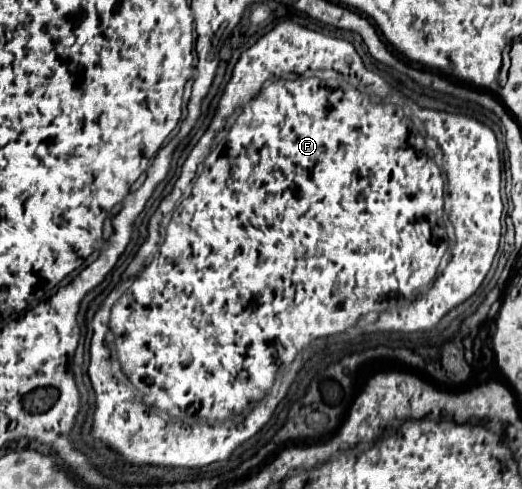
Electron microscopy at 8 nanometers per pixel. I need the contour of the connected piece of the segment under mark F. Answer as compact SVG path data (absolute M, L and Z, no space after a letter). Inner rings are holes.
M281 21L281 23L277 23L277 25L275 25L275 27L273 27L273 29L271 29L271 31L269 31L269 33L265 33L265 35L263 35L263 37L259 37L259 39L257 39L257 43L255 43L255 45L251 45L251 47L249 47L249 49L247 49L247 51L245 51L245 53L241 53L241 57L239 57L239 61L237 61L237 65L235 65L235 69L233 69L233 77L231 77L231 81L229 81L229 82L228 82L228 84L227 84L227 85L226 85L226 87L225 87L225 90L224 90L224 91L223 91L223 94L222 94L222 96L221 96L221 98L220 98L220 100L219 100L219 104L218 104L218 106L217 106L217 109L216 109L216 111L215 111L215 114L214 114L214 115L213 115L213 119L211 119L211 123L210 123L210 125L209 125L209 127L208 127L208 129L207 129L207 130L206 130L206 131L205 131L205 133L204 133L204 134L203 134L203 135L202 135L202 137L201 137L201 138L200 138L200 139L199 139L199 141L198 141L198 143L197 143L197 145L195 145L195 146L194 146L194 148L193 148L193 149L192 149L192 150L191 150L191 152L190 152L190 153L189 153L189 155L188 155L188 157L187 157L187 159L186 159L186 160L185 160L185 162L184 162L184 164L183 164L183 167L182 167L182 171L181 171L181 175L180 175L180 177L179 177L179 178L178 178L178 180L177 180L177 181L176 181L176 183L175 183L175 185L174 185L174 187L173 187L173 189L172 189L172 191L171 191L171 192L170 192L170 194L169 194L169 195L167 195L167 196L166 196L166 197L165 197L165 198L164 198L164 199L163 199L163 200L162 200L162 201L161 201L161 203L160 203L160 204L159 204L159 207L158 207L158 209L157 209L157 210L156 210L156 211L155 211L155 213L154 213L154 214L153 214L153 216L152 216L152 217L151 217L151 219L150 219L150 221L149 221L149 224L148 224L148 234L147 234L147 238L146 238L146 240L145 240L145 242L144 242L144 243L143 243L143 245L142 245L142 246L141 246L141 247L140 247L140 248L139 248L139 250L138 250L138 251L137 251L137 254L136 254L136 256L134 256L134 258L133 258L133 260L132 260L132 262L131 262L131 264L129 264L129 266L128 266L128 267L127 267L127 269L126 269L126 270L125 270L125 272L124 272L124 274L123 274L123 278L124 278L124 277L125 277L125 275L126 275L126 278L133 278L133 283L131 283L131 287L129 287L129 289L127 289L127 291L125 291L125 293L123 293L123 295L121 295L121 297L119 297L119 299L117 299L117 303L115 303L115 305L113 305L113 307L111 307L111 317L109 317L109 319L108 319L108 318L106 318L106 317L108 317L108 316L103 316L103 317L102 317L102 316L99 316L99 315L100 315L100 313L98 313L98 312L103 312L103 313L104 313L104 314L105 314L105 311L103 311L103 308L101 308L101 307L103 307L103 305L101 305L101 306L99 306L99 310L98 310L98 311L97 311L97 312L96 312L96 314L95 314L95 316L94 316L94 317L93 317L93 319L92 319L92 320L91 320L91 322L90 322L90 323L91 323L91 324L90 324L90 325L91 325L91 326L92 326L92 327L93 327L93 328L94 328L94 333L93 333L93 336L92 336L92 339L91 339L91 343L90 343L90 364L89 364L89 368L88 368L88 371L87 371L87 374L88 374L88 376L89 376L89 379L90 379L90 381L91 381L91 385L93 385L93 391L95 391L95 411L93 411L93 427L91 427L91 437L93 437L93 439L97 439L97 441L101 441L101 443L105 443L105 445L107 445L107 447L109 447L109 449L111 449L111 451L113 451L113 453L115 453L115 455L119 455L119 457L121 457L121 461L123 461L123 463L127 463L127 465L153 465L153 467L187 467L187 469L195 469L195 467L205 467L205 465L211 465L211 463L215 463L215 461L225 461L225 459L229 459L229 455L231 455L231 453L233 453L233 451L235 451L235 449L237 449L237 447L239 447L239 445L243 445L243 443L245 443L245 441L247 441L247 439L251 439L251 437L253 437L253 435L255 435L255 433L257 433L257 431L261 431L261 429L263 429L263 425L265 425L265 423L267 423L267 421L269 421L269 419L271 419L271 417L272 417L272 416L273 416L273 414L274 414L274 413L275 413L275 409L276 409L276 408L277 408L277 406L278 406L278 405L279 405L279 401L282 401L282 400L283 400L283 399L284 399L284 398L285 398L285 397L286 397L286 395L287 395L287 393L288 393L288 391L289 391L289 388L290 388L290 386L291 386L291 385L292 385L292 383L293 383L293 382L294 382L294 381L295 381L295 379L296 379L296 375L297 375L297 373L298 373L298 371L299 371L299 369L300 369L300 367L301 367L301 365L303 365L303 364L304 364L304 363L305 363L305 361L307 361L307 360L308 360L308 358L309 358L309 356L310 356L310 359L311 359L311 358L312 358L312 355L313 355L313 353L311 353L311 352L310 352L310 351L309 351L309 352L308 352L308 353L304 353L304 354L303 354L303 356L302 356L302 357L298 357L298 358L296 358L296 360L295 360L295 357L297 357L297 355L301 355L301 353L303 353L303 351L305 351L305 347L309 347L309 345L311 345L311 343L313 343L313 341L315 341L315 339L319 339L319 337L329 337L329 335L339 335L339 333L345 333L345 331L347 331L347 329L351 329L351 330L349 330L349 342L350 342L350 341L352 341L352 340L353 340L353 339L354 339L354 338L356 338L356 337L357 337L357 336L359 336L359 335L362 335L362 334L365 334L365 333L375 333L375 332L383 332L383 333L390 333L390 332L395 332L395 333L399 333L399 331L401 331L401 333L415 333L415 331L433 331L433 329L435 329L435 327L437 327L437 323L439 323L439 321L441 321L441 319L443 319L443 315L447 315L447 313L449 313L449 311L451 311L451 309L453 309L453 307L457 307L457 305L459 305L459 303L463 303L463 301L467 301L467 299L469 299L469 297L471 297L471 295L473 295L473 293L475 293L475 291L477 291L477 289L479 289L479 285L481 285L481 283L483 283L483 279L485 279L485 275L487 275L487 271L489 271L489 267L491 267L491 263L493 263L493 257L495 257L495 255L493 255L493 251L495 251L495 253L497 253L497 247L499 247L499 242L500 242L500 239L501 239L501 215L503 215L503 209L504 209L504 206L503 206L503 201L501 201L501 155L499 155L499 143L497 143L497 137L495 137L495 133L493 133L493 131L491 131L491 129L489 129L489 127L487 127L487 125L485 125L485 123L481 123L481 121L477 121L477 119L475 119L475 117L469 117L469 115L463 115L463 113L447 113L447 111L435 111L435 109L415 109L415 113L417 113L417 115L419 115L419 117L421 117L421 119L423 119L423 123L425 123L425 130L426 130L426 132L427 132L427 136L429 136L429 137L425 137L425 141L426 141L426 148L425 148L425 149L424 149L424 150L422 150L422 151L417 151L417 149L415 149L415 147L413 147L413 145L411 145L411 143L409 143L409 135L411 135L411 133L409 133L409 123L411 123L411 119L409 119L409 117L407 117L407 115L405 115L405 113L403 113L403 109L401 109L401 107L399 107L399 105L397 105L397 103L395 103L395 105L393 105L393 103L389 103L389 101L385 101L385 99L381 99L381 97L375 97L375 95L371 95L371 93L365 93L365 89L361 89L361 91L359 91L359 89L355 89L355 85L351 85L351 83L349 83L349 81L347 81L347 79L343 79L343 77L341 77L341 79L327 79L327 81L321 81L321 79L317 79L317 77L309 77L309 79L305 79L305 77L303 77L303 75L301 75L301 73L305 73L305 71L307 71L307 69L335 69L335 71L339 71L339 73L341 73L341 75L343 75L343 77L345 77L345 75L349 75L349 73L355 73L355 75L359 75L359 79L361 79L361 83L363 83L363 85L369 85L369 87L371 87L371 89L373 89L373 93L377 93L377 95L381 95L381 97L387 97L387 95L389 95L389 85L387 85L387 81L385 81L385 79L381 79L381 77L377 77L377 75L375 75L375 73L371 73L371 71L367 71L367 69L365 69L365 67L363 67L363 61L361 61L361 57L359 57L359 55L357 55L357 51L355 51L355 47L353 47L353 45L351 45L351 43L347 43L347 41L341 41L341 39L335 39L335 37L327 37L327 35L323 35L323 33L317 33L317 31L311 31L311 29L307 29L307 27L303 27L303 25L299 25L299 23L295 23L295 21ZM287 73L297 73L297 77L295 77L295 79L275 79L275 81L273 81L273 77L279 77L279 75L281 75L281 77L287 77ZM241 105L245 105L245 107L243 107L243 111L241 111L241 115L239 115L239 117L237 117L237 121L235 121L235 125L231 125L231 129L229 129L229 131L227 131L227 135L225 135L225 139L221 139L221 141L219 141L219 143L217 143L217 145L215 145L215 147L212 147L212 146L213 146L213 144L214 144L214 138L215 138L215 135L217 135L217 133L219 133L219 131L221 131L221 129L223 129L223 125L225 125L225 119L227 119L227 117L229 117L229 115L231 115L231 113L233 113L233 111L235 111L235 109L237 109L237 107L241 107ZM201 165L203 165L203 171L201 171L201 173L199 173L199 175L197 175L197 171L198 171L198 169L199 169L199 168L198 168L198 167L201 167ZM185 187L191 187L191 191L189 191L189 193L185 193L185 191L183 191L183 189L185 189ZM161 223L165 223L165 225L167 225L167 227L165 227L165 241L163 241L163 245L161 245L161 247L160 247L160 244L161 244L161 235L160 235L160 229L161 229L161 227L160 227L160 224L161 224ZM391 303L395 303L395 309L389 309L389 305L391 305ZM111 333L113 333L113 339L115 339L115 341L113 341L113 343L115 343L115 353L117 353L117 363L119 363L119 367L121 367L121 373L123 373L123 375L125 375L125 377L127 377L127 379L129 379L129 381L121 381L121 373L117 373L117 371L113 371L113 373L109 373L109 365L113 365L113 359L111 359L111 351L107 351L107 353L106 353L106 352L105 352L105 349L102 349L102 348L101 348L101 347L104 347L104 345L106 345L106 342L107 342L107 338L106 338L106 337L107 337L107 336L110 336L110 335L111 335ZM283 365L285 365L285 367L288 367L288 368L287 368L287 369L286 369L286 371L285 371L285 372L287 372L287 373L285 373L285 375L283 375L283 377L282 377L282 378L281 378L281 384L279 384L279 393L275 393L275 387L273 387L273 385L275 385L275 379L277 379L277 375L279 375L279 371L281 371L281 369L283 369ZM125 383L131 383L131 385L133 385L133 387L135 387L135 389L137 389L137 391L139 391L139 393L129 393L129 389L121 389L121 385L125 385ZM149 413L153 413L153 417L161 417L161 421L165 421L165 425L161 425L161 423L157 423L157 421L149 421Z

